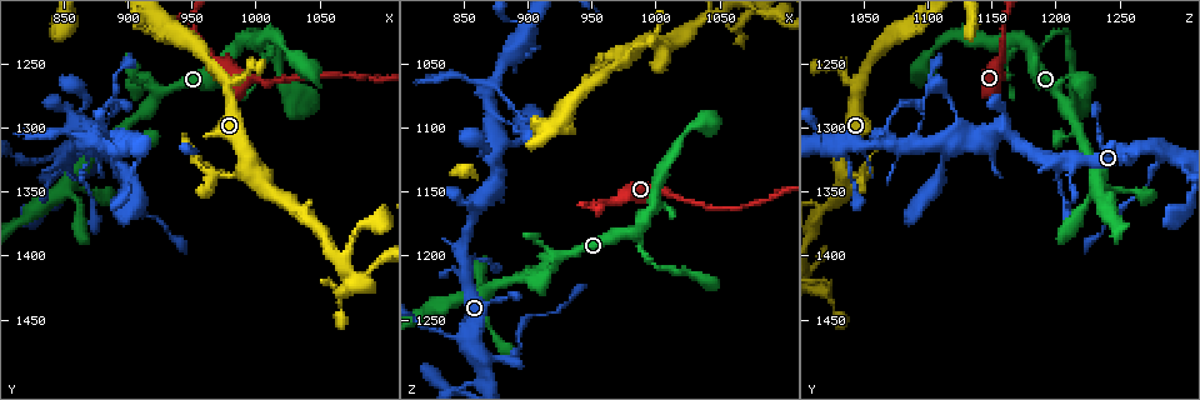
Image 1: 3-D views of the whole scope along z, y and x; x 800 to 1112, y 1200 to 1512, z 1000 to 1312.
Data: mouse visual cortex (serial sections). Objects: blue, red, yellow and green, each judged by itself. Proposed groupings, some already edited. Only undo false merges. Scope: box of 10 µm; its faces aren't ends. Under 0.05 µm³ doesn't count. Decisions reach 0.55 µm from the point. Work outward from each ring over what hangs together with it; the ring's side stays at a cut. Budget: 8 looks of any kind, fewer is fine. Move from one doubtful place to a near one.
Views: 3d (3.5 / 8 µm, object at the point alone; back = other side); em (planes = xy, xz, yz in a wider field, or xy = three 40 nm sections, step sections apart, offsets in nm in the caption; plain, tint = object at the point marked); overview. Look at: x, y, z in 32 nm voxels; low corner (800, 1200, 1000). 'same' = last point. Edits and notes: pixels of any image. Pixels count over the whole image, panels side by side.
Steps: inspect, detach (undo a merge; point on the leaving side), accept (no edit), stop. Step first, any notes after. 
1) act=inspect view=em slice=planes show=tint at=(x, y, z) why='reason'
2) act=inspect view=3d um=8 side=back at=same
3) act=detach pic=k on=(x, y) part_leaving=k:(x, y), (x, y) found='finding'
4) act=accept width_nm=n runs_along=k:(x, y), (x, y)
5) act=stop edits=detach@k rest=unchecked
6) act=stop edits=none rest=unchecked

act=inspect view=3d um=8 at=(982, 1238, 1180) why='a narrow waist'

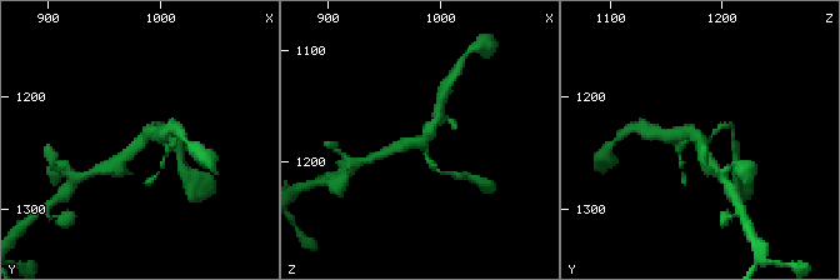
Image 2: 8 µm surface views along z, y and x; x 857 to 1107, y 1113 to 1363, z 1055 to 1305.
act=inspect view=3d um=3.5 side=back at=same why='closer look'

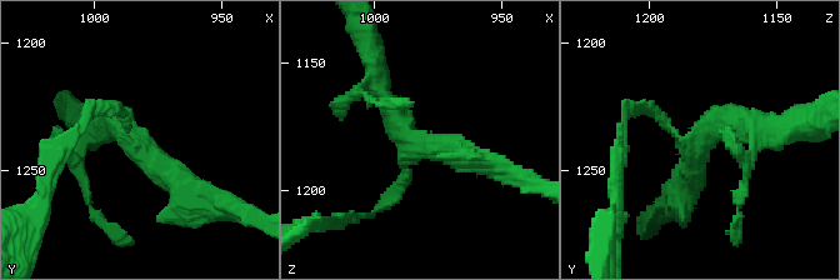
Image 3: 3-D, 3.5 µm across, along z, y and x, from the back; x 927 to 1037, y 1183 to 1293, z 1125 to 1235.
act=inspect view=em slice=xy step=3 show=tint at=(984, 1239, 1181) arms=3 arm_widths_nm=150,300,350 why='now the EM'

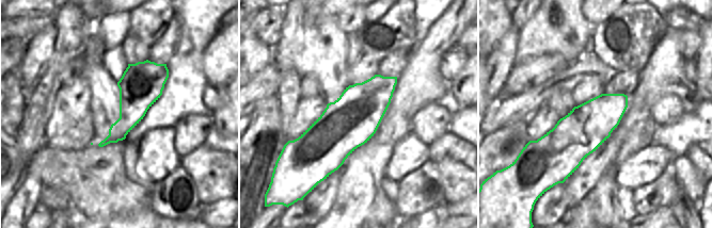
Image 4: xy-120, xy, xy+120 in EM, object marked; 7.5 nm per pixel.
act=accept runs_along=3:(476, 160), (411, 141), (376, 84) found='all the same cell'

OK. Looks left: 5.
act=inspect view=3d um=8 at=(854, 1324, 1206) why='branch point'

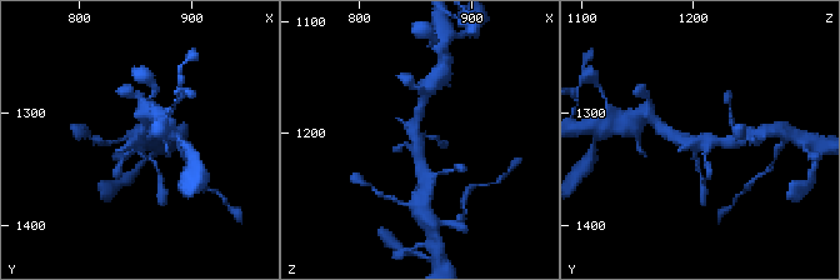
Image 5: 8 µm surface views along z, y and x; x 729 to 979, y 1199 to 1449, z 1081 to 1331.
act=inspect view=em slice=xy step=3 show=tint at=same why='now the EM'

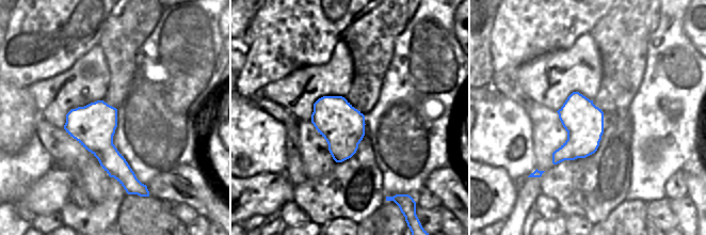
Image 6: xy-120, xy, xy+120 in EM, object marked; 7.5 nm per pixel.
act=accept runs_along=5:(736, 139), (681, 141), (669, 133) found='one cell here'

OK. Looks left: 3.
act=inspect view=3d um=3.5 at=(1058, 1420, 1022) why='sharp bend'

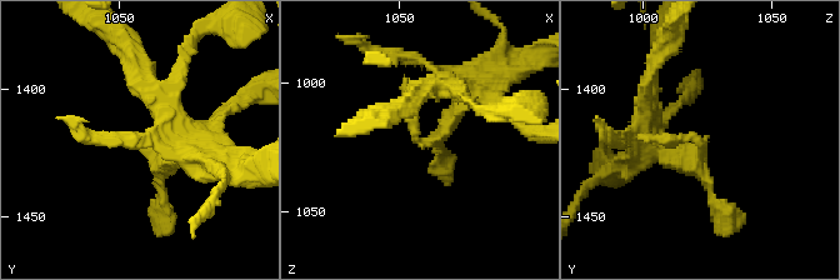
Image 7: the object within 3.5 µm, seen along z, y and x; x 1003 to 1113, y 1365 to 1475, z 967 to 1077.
act=accept runs_along=7:(188, 150), (156, 161), (123, 135) found='continuous, no second cell'

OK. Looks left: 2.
act=stop edits=none rest=unchecked

